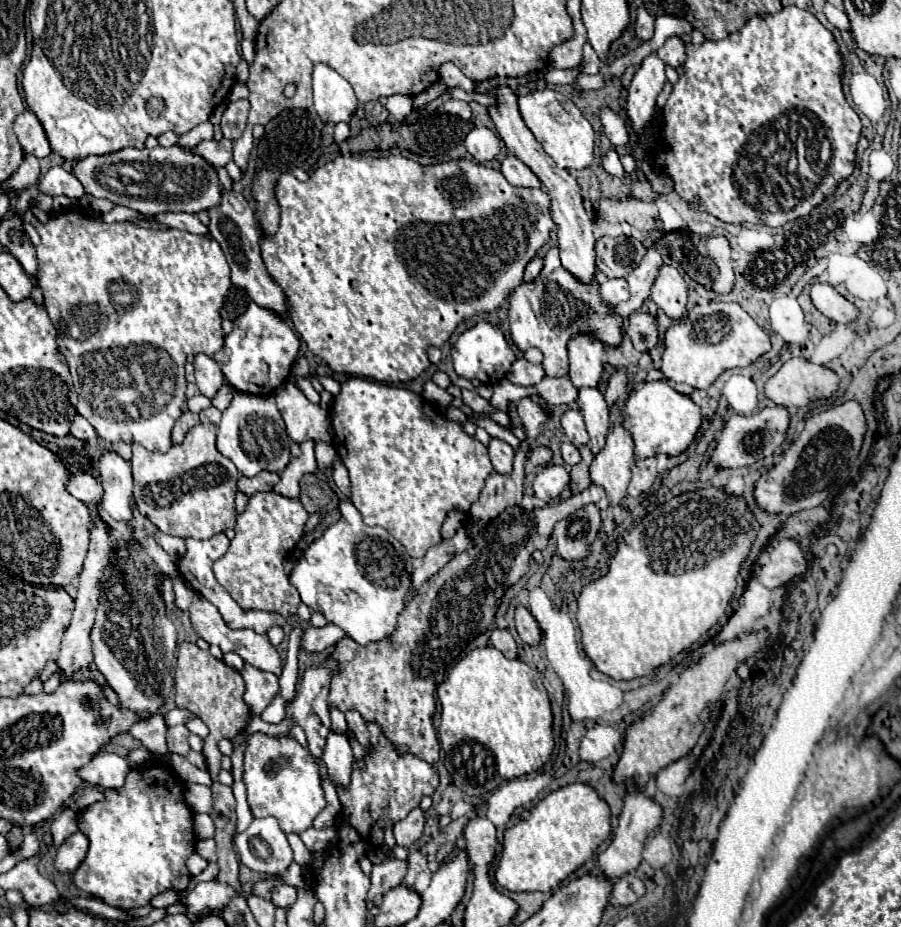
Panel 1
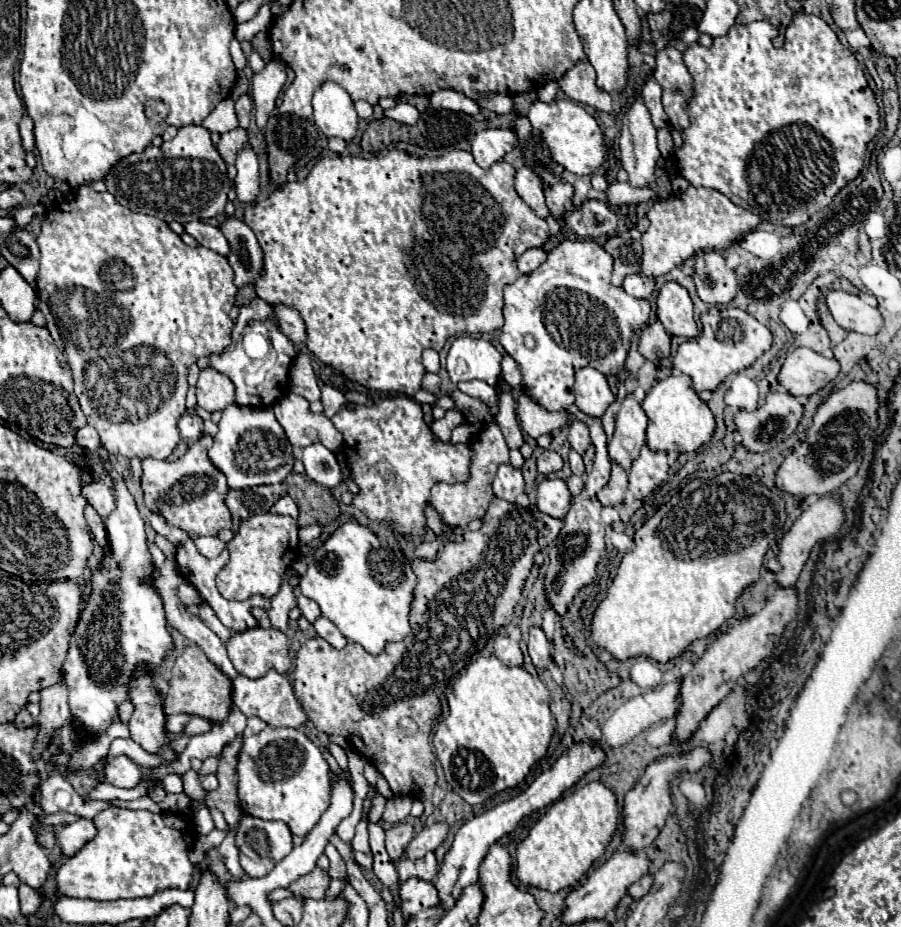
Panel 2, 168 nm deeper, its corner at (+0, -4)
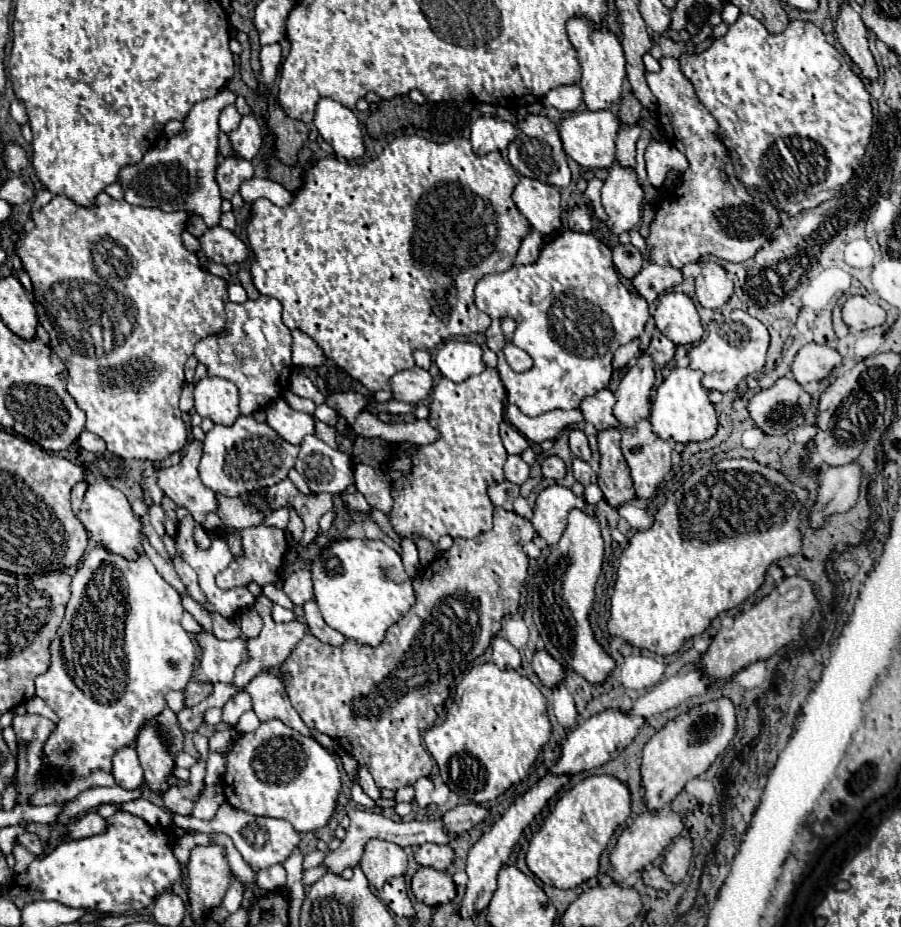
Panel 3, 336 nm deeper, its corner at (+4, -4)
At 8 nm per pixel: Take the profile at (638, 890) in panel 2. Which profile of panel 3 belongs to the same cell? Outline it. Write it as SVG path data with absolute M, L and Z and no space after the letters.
M646 868L644 882L656 890L672 890L674 888L674 884L668 880L668 876L664 876L664 872L660 868Z

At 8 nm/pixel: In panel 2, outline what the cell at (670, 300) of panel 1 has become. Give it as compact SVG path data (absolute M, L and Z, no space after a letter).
M666 282L660 288L656 316L672 336L694 338L698 334L692 300L688 296L688 290L678 282Z

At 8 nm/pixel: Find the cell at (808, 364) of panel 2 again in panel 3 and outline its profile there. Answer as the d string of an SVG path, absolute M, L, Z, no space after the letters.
M812 342L798 350L792 364L792 376L800 384L818 382L818 380L824 380L832 372L832 368L840 364L840 360L842 358L836 348Z

